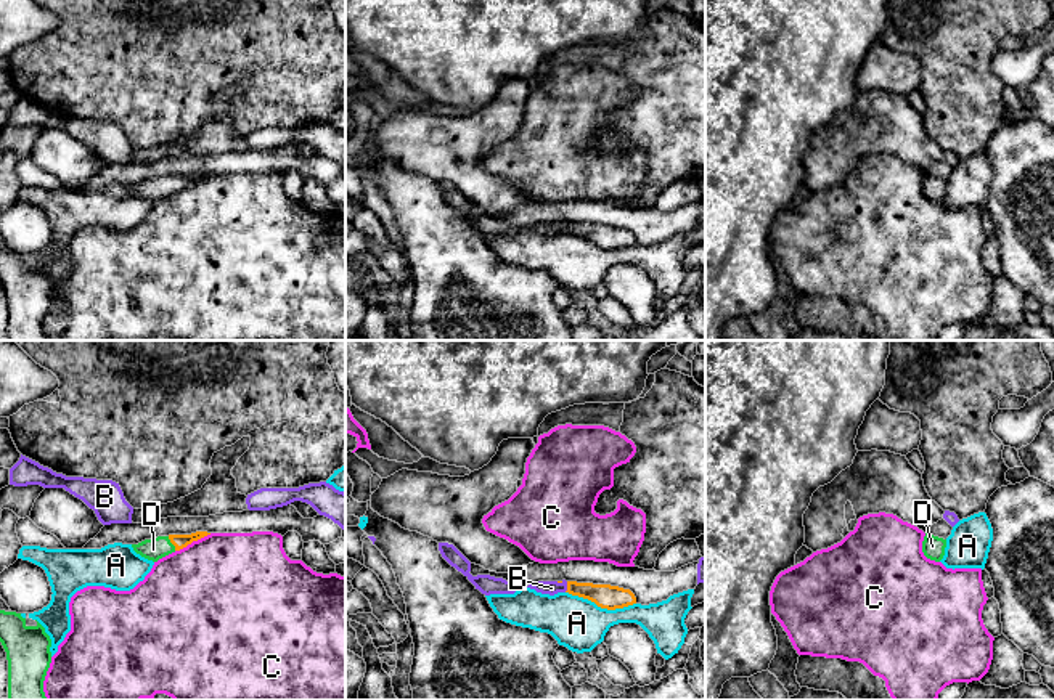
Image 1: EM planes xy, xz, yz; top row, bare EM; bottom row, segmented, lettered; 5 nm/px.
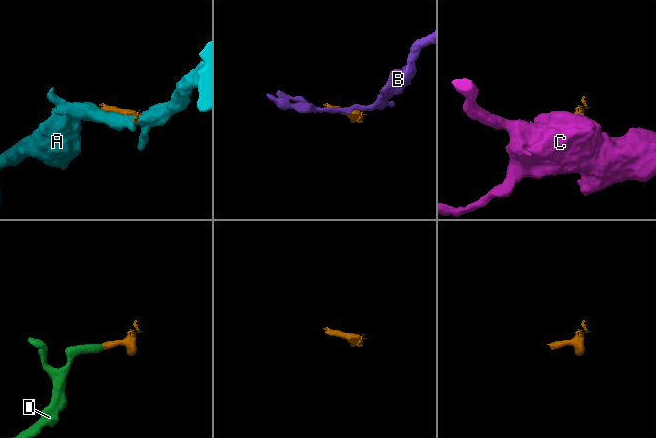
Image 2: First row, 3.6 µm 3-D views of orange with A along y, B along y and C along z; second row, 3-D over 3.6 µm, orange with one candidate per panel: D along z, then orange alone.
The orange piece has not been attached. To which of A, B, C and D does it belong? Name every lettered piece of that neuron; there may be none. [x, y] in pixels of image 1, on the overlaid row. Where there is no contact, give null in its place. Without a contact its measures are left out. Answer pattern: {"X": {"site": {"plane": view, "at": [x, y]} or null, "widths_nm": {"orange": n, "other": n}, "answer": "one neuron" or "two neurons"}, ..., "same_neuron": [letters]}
{"A": {"site": {"plane": "xz", "at": [601, 607]}, "widths_nm": {"orange": 120, "other": 260}, "answer": "two neurons"}, "B": {"site": {"plane": "xz", "at": [567, 586]}, "widths_nm": {"orange": 120, "other": 70}, "answer": "two neurons"}, "C": {"site": {"plane": "xy", "at": [193, 540]}, "widths_nm": {"orange": 70, "other": 480}, "answer": "two neurons"}, "D": {"site": {"plane": "xy", "at": [171, 541]}, "widths_nm": {"orange": 70, "other": 110}, "answer": "one neuron"}, "same_neuron": ["D"]}

